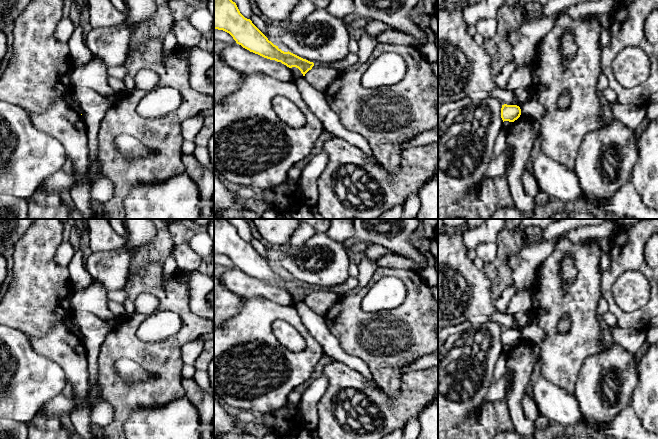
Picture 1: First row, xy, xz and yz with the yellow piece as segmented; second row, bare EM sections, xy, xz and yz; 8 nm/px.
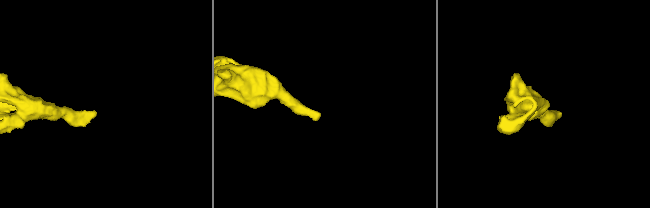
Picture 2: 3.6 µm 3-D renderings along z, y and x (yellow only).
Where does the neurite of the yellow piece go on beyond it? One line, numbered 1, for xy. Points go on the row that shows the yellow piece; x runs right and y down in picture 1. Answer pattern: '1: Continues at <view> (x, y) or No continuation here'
1: No continuation here

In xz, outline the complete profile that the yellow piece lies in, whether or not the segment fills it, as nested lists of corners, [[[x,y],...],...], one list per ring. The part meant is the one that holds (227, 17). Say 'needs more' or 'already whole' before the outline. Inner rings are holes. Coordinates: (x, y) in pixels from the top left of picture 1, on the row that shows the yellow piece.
already whole; [[[214,0],[214,29],[229,33],[237,44],[264,58],[298,68],[303,76],[312,69],[313,62],[291,52],[284,52],[239,11],[232,0]]]

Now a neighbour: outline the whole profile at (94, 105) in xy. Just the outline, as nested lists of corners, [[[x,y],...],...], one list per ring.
[[[89,88],[78,90],[75,96],[83,109],[82,119],[86,125],[89,166],[91,166],[98,157],[98,131],[100,123],[113,103],[109,98]]]

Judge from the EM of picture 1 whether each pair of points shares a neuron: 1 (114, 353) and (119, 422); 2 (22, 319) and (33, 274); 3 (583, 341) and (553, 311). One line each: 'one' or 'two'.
1: one
2: one
3: one

